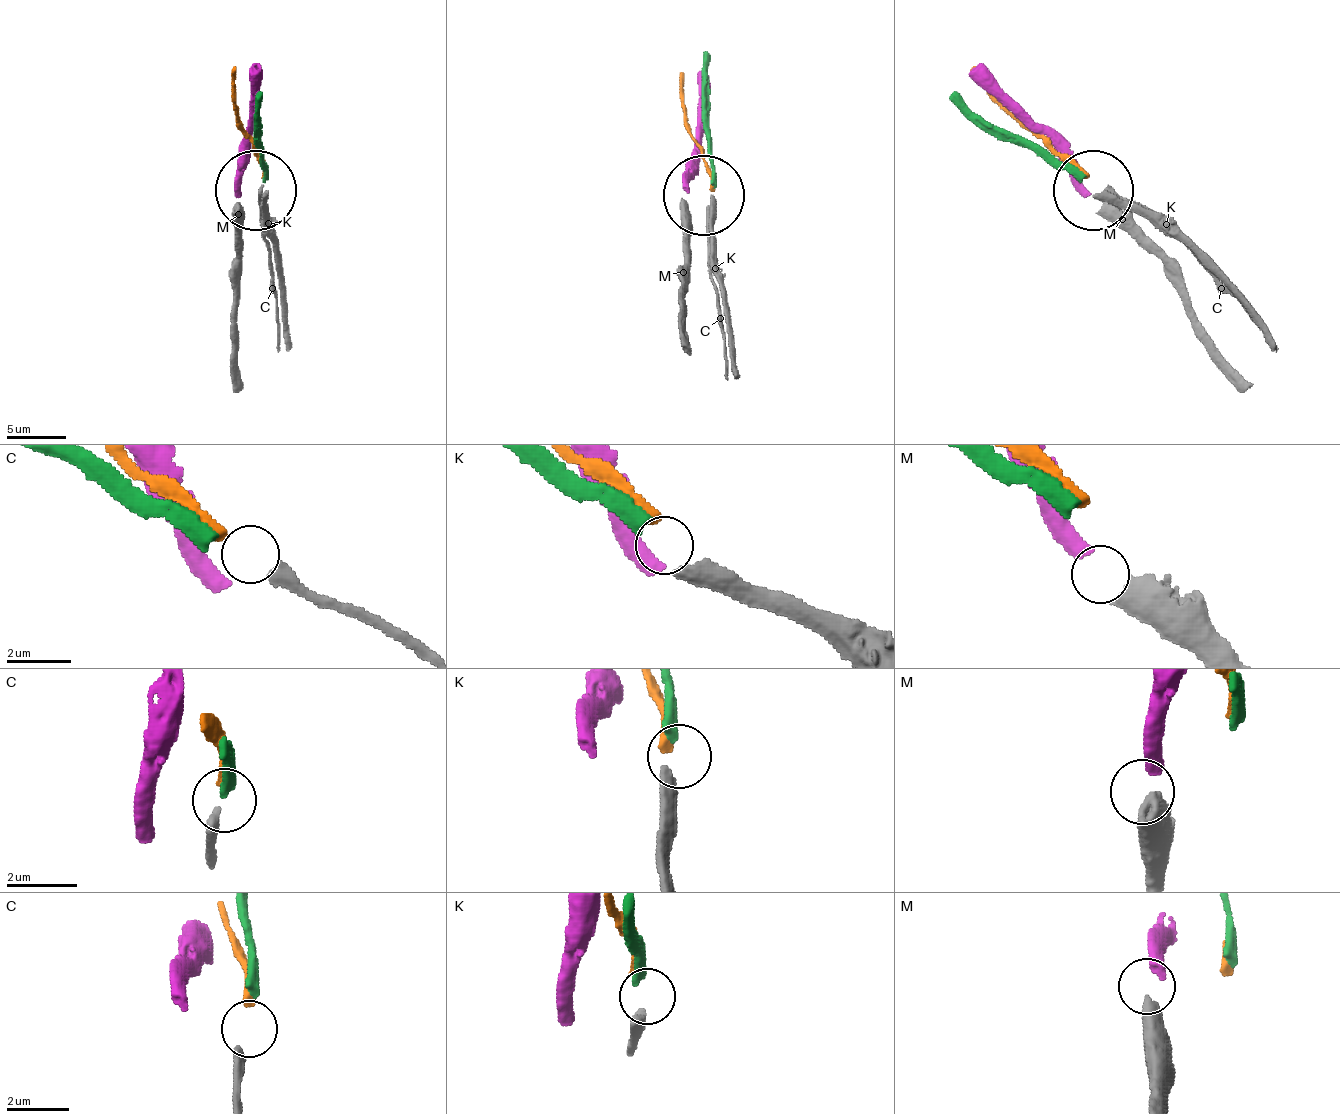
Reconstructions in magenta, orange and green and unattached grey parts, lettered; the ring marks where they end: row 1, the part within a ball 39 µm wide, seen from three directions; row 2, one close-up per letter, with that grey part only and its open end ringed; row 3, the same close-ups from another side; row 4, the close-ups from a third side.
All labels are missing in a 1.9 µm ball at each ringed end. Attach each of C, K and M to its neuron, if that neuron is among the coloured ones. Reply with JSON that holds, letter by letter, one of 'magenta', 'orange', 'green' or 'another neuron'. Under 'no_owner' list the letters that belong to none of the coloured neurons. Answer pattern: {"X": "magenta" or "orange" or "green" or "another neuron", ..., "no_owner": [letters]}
{"C": "orange", "K": "green", "M": "magenta", "no_owner": []}

